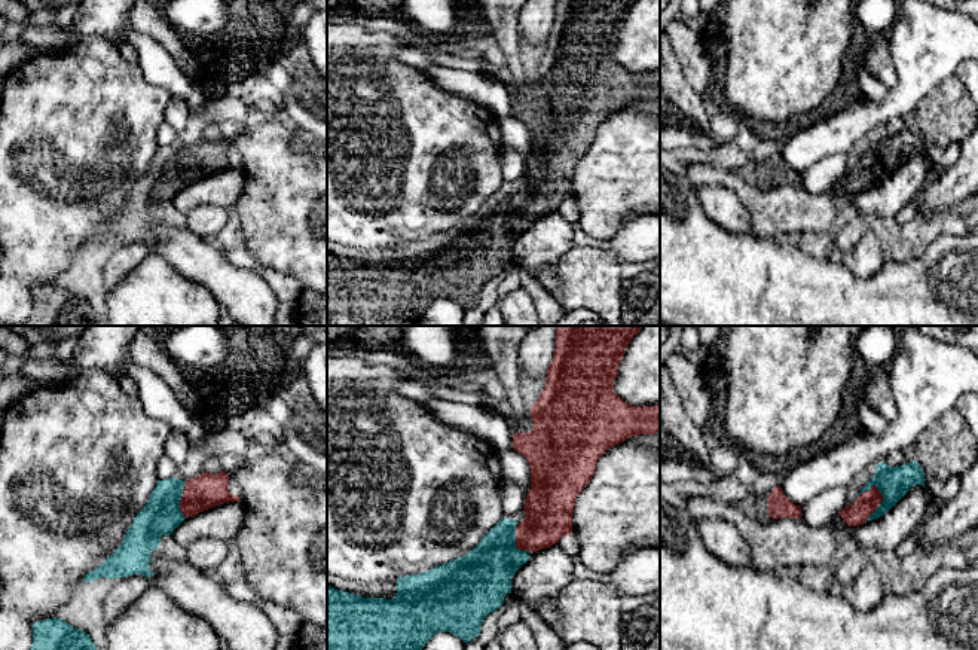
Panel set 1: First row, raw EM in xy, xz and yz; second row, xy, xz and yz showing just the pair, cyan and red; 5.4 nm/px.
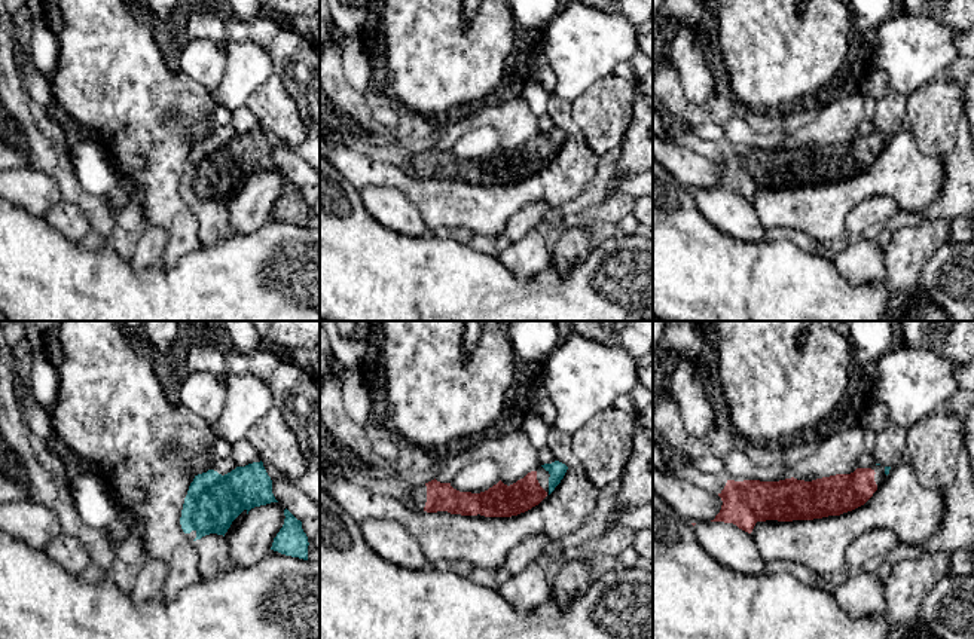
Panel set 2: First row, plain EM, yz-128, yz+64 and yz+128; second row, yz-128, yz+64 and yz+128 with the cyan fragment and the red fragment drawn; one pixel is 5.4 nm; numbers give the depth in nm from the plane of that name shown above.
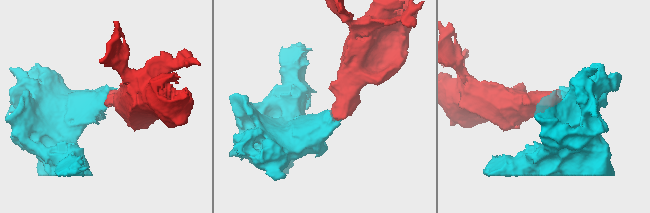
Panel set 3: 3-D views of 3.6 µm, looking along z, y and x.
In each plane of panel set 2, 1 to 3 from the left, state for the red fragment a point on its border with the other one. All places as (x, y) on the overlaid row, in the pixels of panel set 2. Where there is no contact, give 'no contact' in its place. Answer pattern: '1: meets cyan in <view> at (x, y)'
1: no contact
2: no contact
3: no contact

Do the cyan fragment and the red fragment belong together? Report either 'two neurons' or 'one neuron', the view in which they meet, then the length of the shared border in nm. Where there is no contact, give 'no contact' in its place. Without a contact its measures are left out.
one neuron; contact in yz; length 200 nm

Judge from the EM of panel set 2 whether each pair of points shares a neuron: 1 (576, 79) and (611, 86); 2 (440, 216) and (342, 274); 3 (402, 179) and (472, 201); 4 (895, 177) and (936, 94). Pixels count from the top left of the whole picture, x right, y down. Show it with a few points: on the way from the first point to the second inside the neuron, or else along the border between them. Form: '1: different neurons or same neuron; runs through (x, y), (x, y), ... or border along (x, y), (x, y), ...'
1: different neurons; border along (614, 72), (595, 80), (571, 103)
2: different neurons; border along (429, 232), (431, 234)
3: same neuron; runs through (420, 192), (437, 201), (454, 201)
4: different neurons; border along (909, 131), (915, 144), (924, 153), (942, 156)

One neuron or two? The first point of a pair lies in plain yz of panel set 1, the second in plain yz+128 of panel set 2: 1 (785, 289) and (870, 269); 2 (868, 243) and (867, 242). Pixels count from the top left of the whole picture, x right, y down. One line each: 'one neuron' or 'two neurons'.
1: two neurons
2: one neuron

